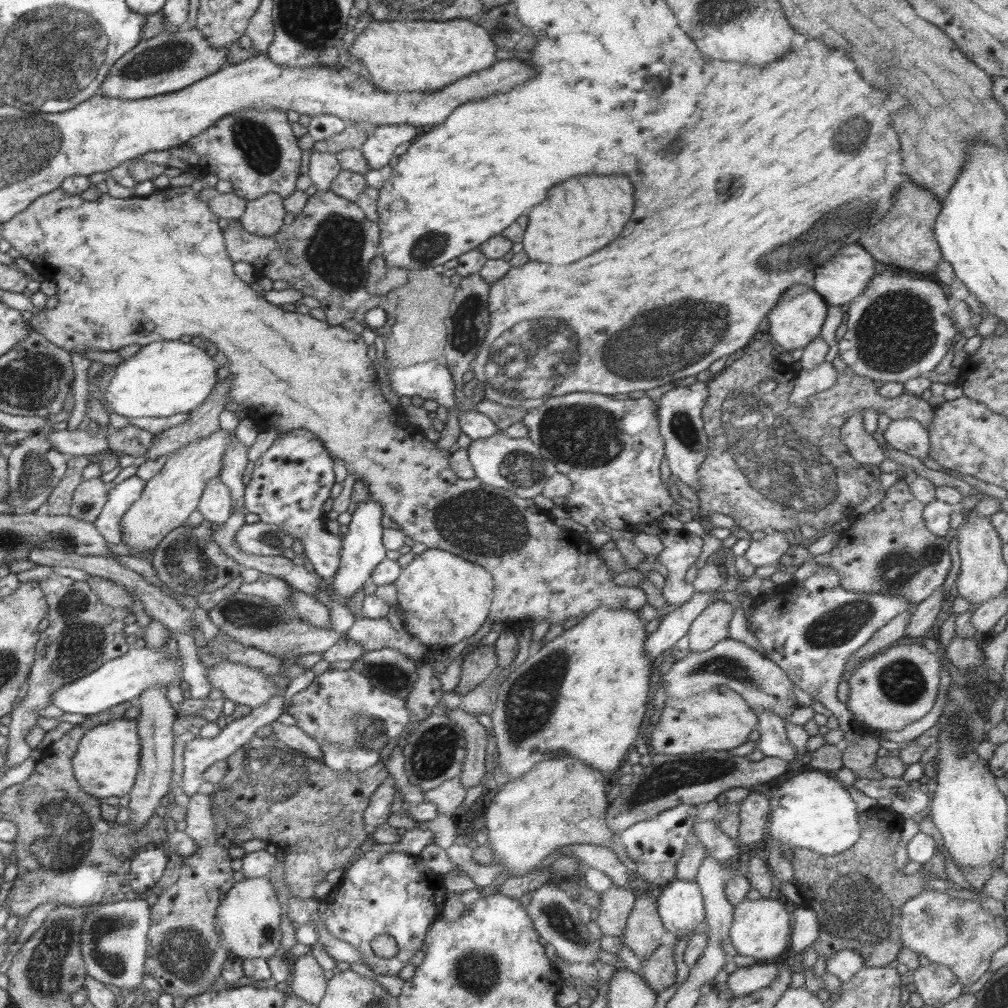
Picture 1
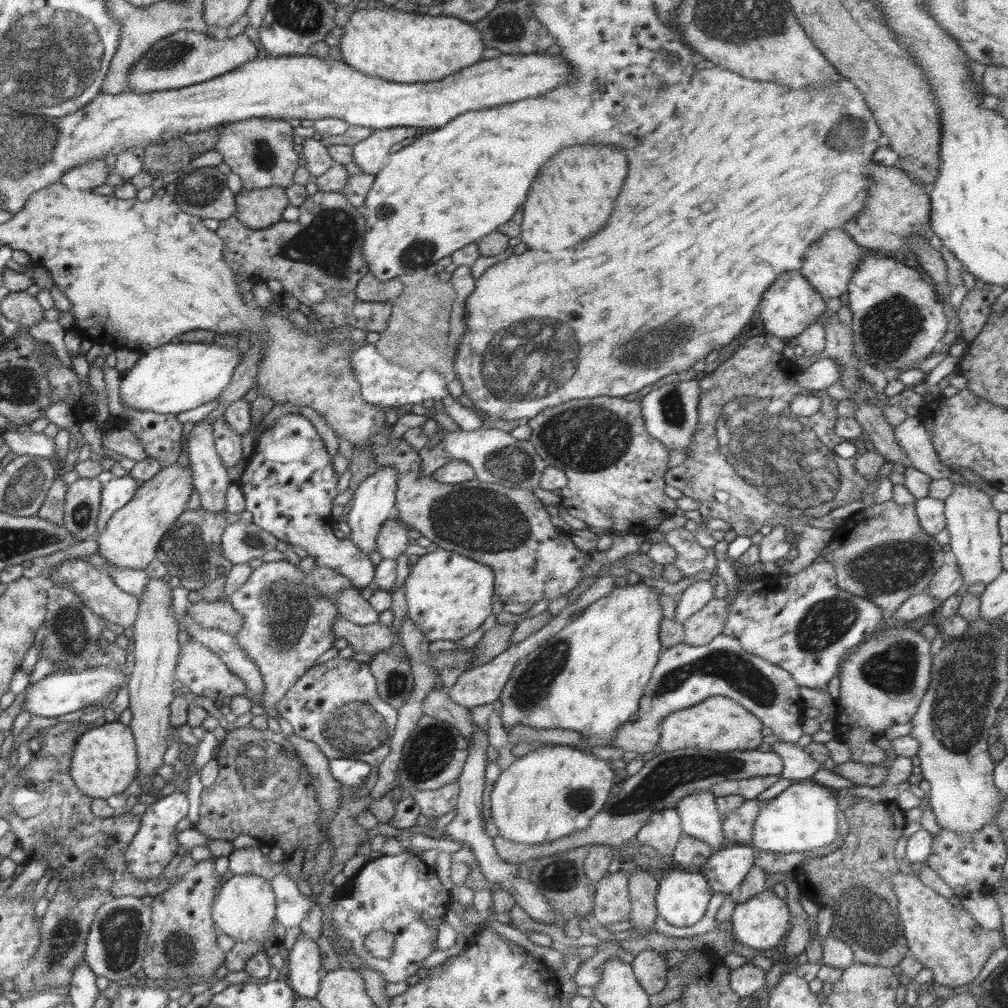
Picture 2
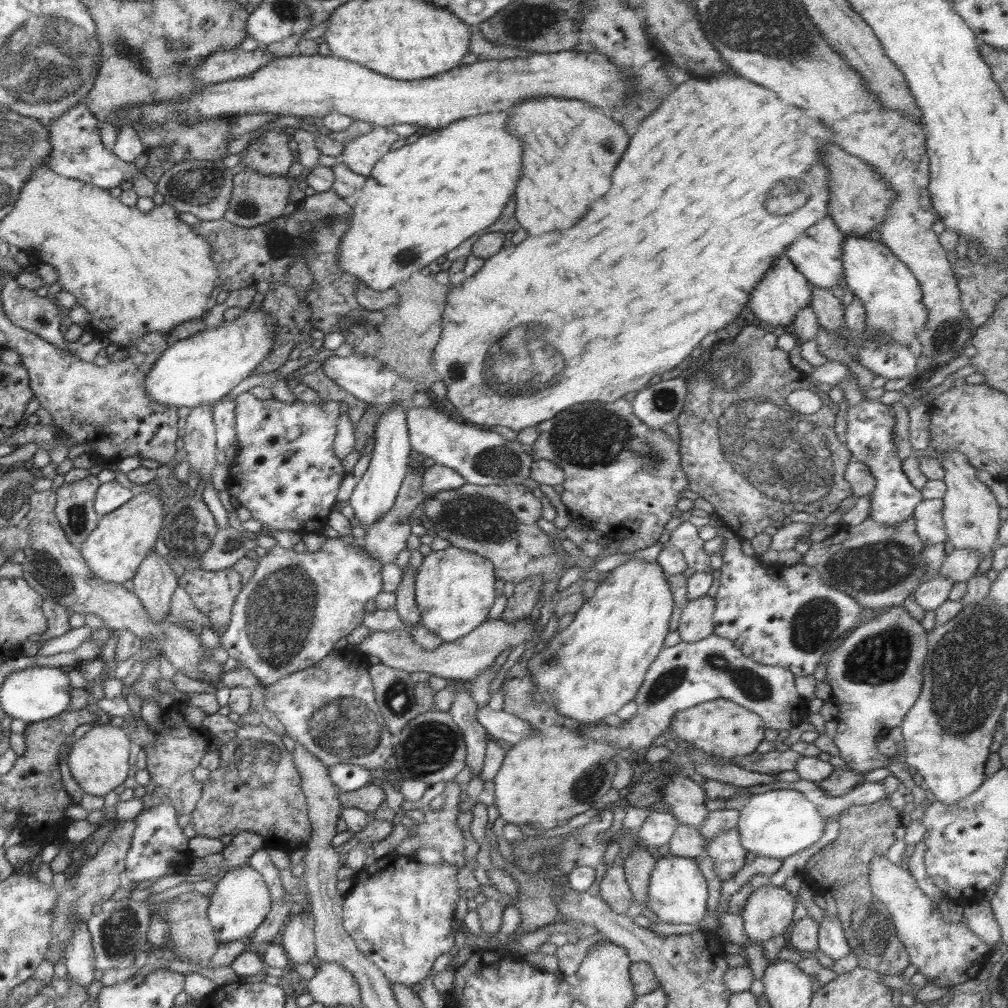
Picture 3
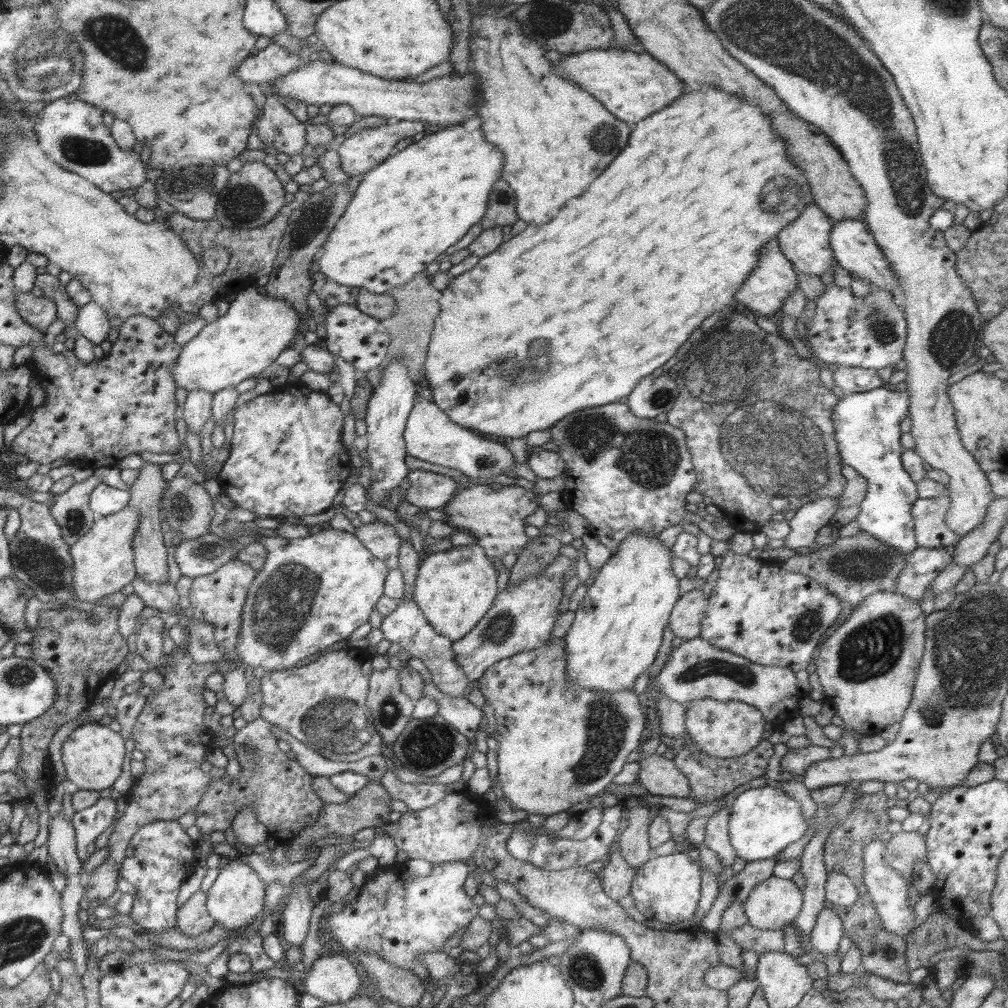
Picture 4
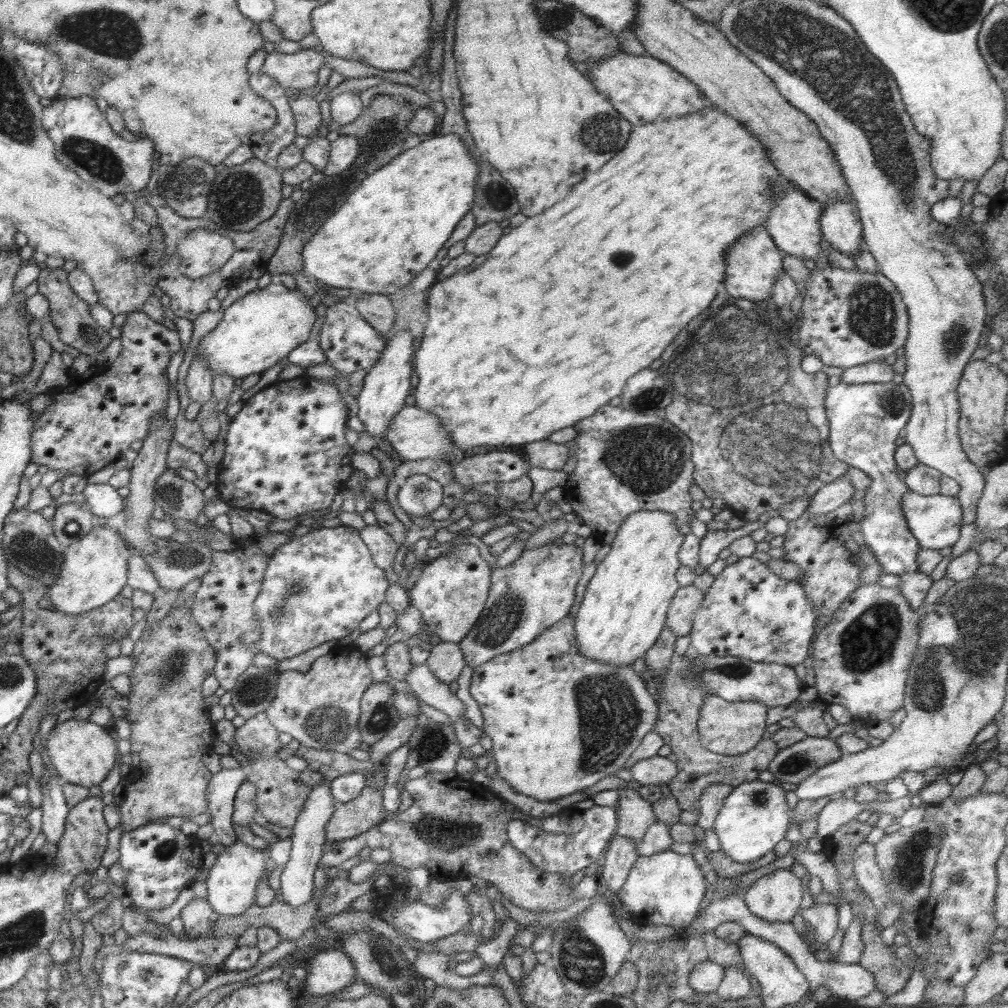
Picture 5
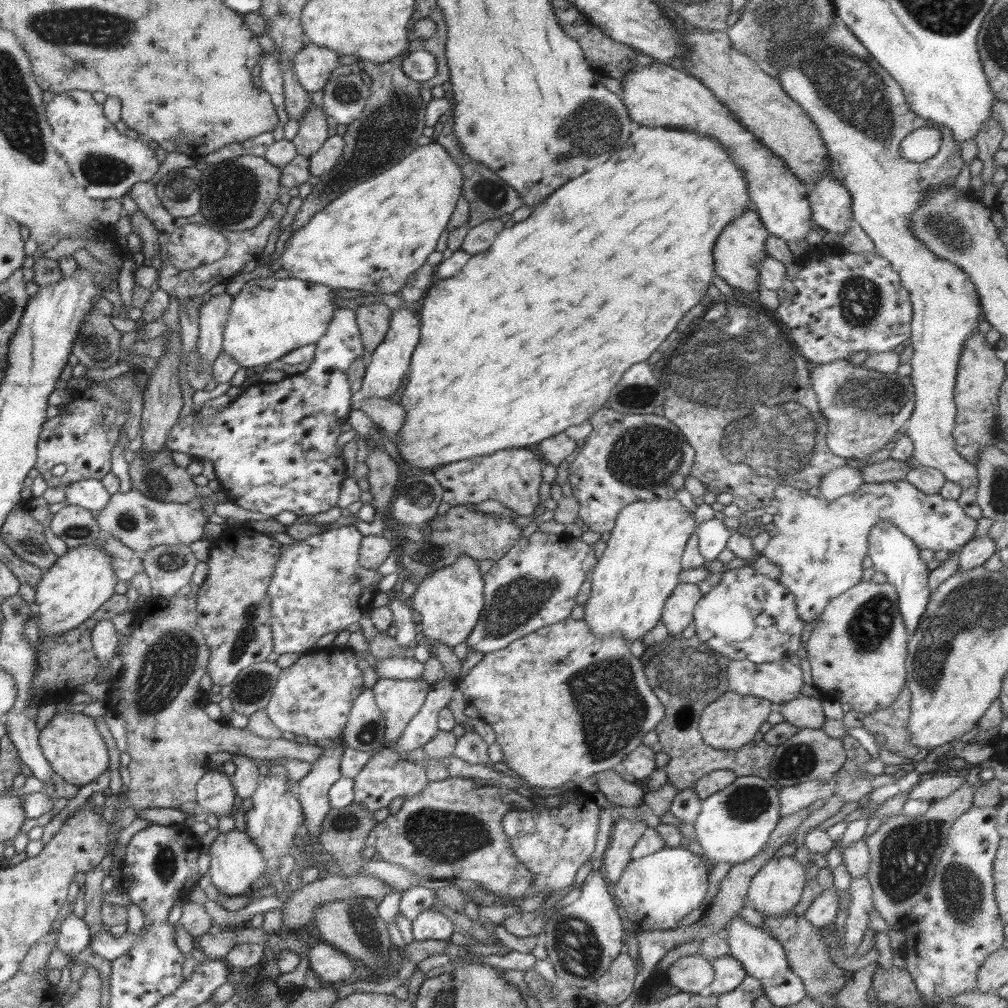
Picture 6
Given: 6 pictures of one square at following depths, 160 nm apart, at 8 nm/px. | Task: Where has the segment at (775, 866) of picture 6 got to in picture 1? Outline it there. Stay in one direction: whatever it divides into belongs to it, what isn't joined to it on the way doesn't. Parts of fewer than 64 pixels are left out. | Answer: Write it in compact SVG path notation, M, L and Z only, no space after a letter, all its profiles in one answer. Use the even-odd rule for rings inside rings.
M776 894L767 899L746 899L734 907L729 938L738 954L752 956L757 962L780 957L784 950L789 949L789 940L792 934L791 920L787 904Z

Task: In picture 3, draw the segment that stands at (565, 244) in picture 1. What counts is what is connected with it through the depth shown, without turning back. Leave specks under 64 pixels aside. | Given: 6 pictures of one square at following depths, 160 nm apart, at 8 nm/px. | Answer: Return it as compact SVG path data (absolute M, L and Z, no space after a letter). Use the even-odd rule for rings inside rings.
M551 96L532 97L521 100L514 107L515 111L510 110L510 122L505 128L510 130L510 134L524 140L522 178L516 186L516 218L524 228L528 228L532 236L542 236L544 232L552 232L556 228L570 228L570 224L576 224L588 212L594 200L610 190L610 174L614 172L618 160L622 158L622 152L628 146L624 127L581 100Z

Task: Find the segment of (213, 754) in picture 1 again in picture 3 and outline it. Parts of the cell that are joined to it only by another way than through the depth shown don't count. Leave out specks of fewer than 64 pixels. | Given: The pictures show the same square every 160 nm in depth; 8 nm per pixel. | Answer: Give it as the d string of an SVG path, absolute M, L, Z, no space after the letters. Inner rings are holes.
M352 535L328 537L316 552L302 548L287 549L277 544L265 556L259 557L254 576L243 584L238 593L230 624L220 638L220 644L230 658L247 667L263 686L324 660L340 638L352 634L352 630L362 624L364 604L383 591L383 564L369 554L363 555L362 544Z

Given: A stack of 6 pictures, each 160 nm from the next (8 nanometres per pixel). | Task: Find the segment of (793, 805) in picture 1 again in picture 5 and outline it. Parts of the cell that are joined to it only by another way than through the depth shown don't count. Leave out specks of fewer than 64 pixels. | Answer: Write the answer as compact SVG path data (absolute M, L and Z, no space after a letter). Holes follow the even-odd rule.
M760 779L746 781L733 787L724 799L715 818L713 831L718 835L721 850L737 863L752 863L775 851L791 826L786 792L780 783Z

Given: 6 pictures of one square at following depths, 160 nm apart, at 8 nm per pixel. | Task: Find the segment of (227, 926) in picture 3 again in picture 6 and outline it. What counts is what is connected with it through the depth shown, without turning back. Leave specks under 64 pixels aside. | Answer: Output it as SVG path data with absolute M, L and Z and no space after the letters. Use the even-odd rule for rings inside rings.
M238 829L226 833L219 833L208 846L210 848L210 869L208 874L212 884L225 896L240 897L251 891L251 886L265 874L266 859L262 857L262 850L256 846L244 831Z

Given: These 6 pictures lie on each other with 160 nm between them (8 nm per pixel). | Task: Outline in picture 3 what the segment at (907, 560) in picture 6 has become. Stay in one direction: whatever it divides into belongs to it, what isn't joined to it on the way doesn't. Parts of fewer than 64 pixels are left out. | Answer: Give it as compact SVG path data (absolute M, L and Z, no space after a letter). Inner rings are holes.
M865 398L862 404L858 406L849 406L848 416L846 416L848 426L846 426L846 442L844 443L847 450L852 453L852 460L858 463L864 463L876 479L874 490L871 492L870 501L870 519L876 521L878 525L898 526L904 523L906 519L913 518L913 513L916 505L922 502L923 494L910 482L906 473L902 470L902 465L898 456L896 456L896 448L892 444L892 436L894 423L894 414L890 412L890 405L882 404L879 400L872 400L872 398Z

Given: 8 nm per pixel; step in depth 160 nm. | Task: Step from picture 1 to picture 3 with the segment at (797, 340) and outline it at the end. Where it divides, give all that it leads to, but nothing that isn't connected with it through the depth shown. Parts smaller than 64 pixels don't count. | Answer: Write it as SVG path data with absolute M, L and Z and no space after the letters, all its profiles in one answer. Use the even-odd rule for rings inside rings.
M784 254L774 259L771 267L766 271L763 279L750 292L747 306L761 321L767 322L771 327L783 326L790 330L790 324L795 314L811 303L811 285L808 279L798 272L797 267Z

